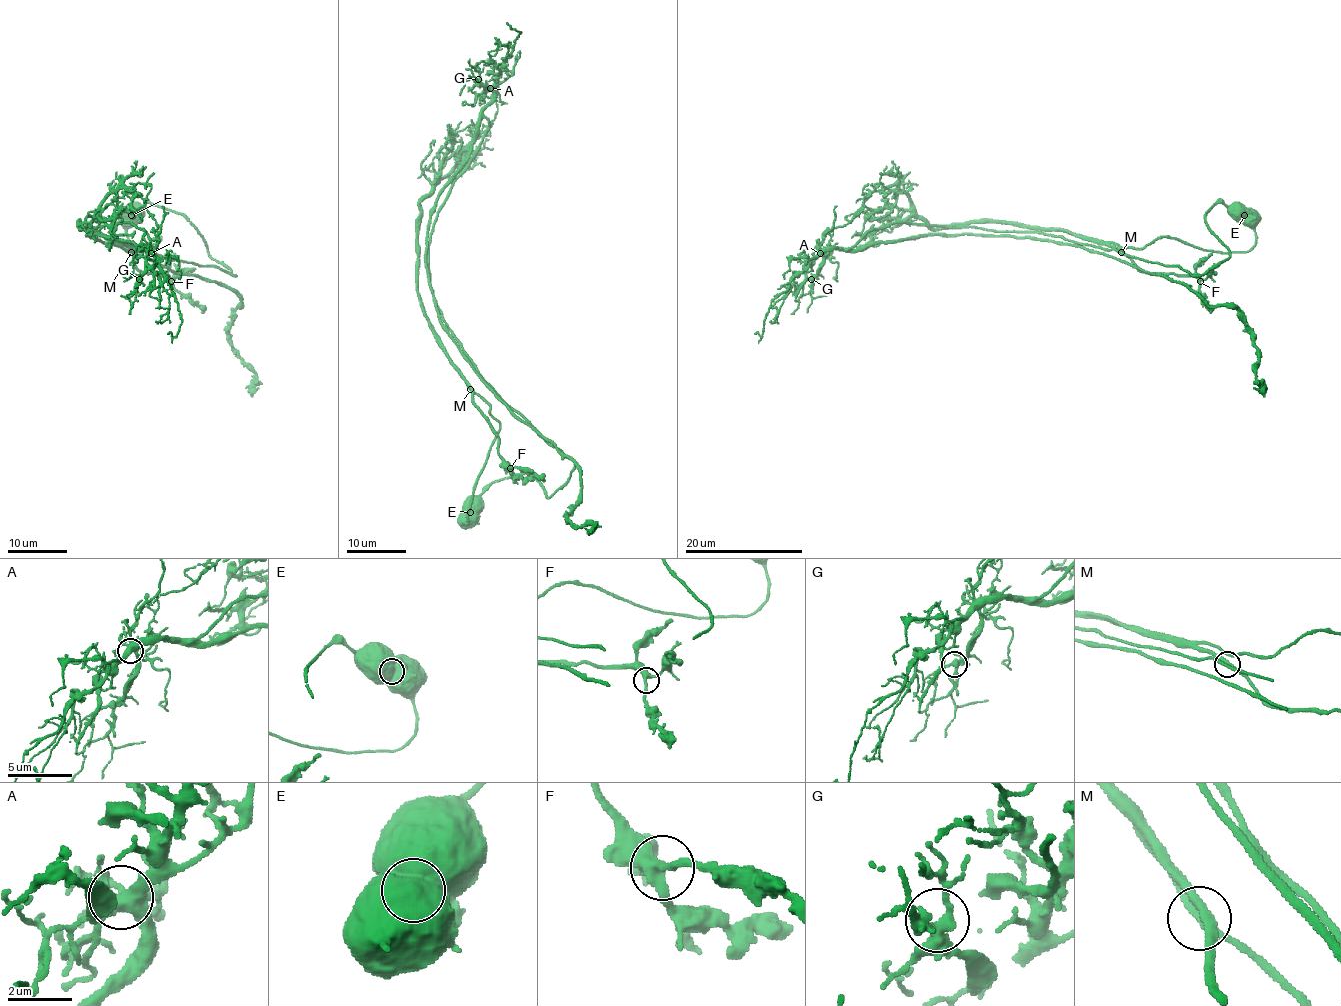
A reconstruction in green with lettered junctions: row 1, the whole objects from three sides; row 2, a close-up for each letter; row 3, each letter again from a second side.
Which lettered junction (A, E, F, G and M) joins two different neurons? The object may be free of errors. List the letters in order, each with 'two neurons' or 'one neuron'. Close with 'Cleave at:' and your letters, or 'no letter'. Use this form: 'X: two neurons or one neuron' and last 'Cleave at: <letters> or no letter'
A: one neuron
E: two neurons
F: one neuron
G: one neuron
M: one neuron
Cleave at: E

